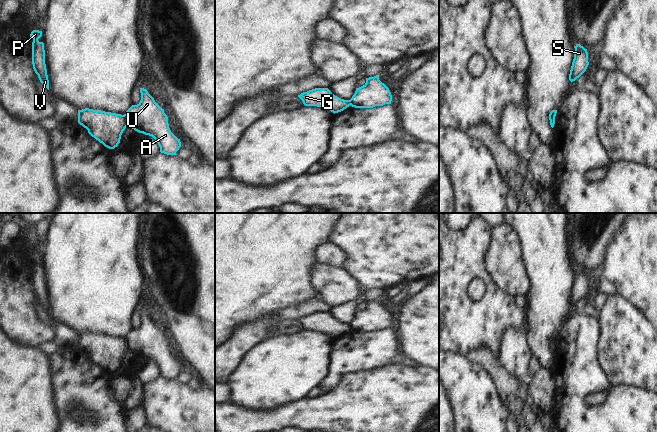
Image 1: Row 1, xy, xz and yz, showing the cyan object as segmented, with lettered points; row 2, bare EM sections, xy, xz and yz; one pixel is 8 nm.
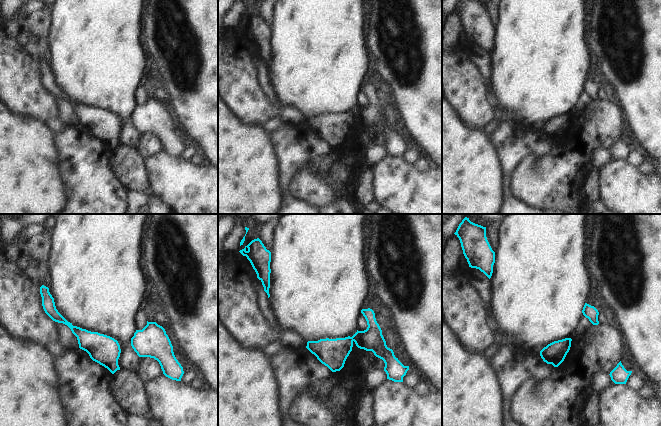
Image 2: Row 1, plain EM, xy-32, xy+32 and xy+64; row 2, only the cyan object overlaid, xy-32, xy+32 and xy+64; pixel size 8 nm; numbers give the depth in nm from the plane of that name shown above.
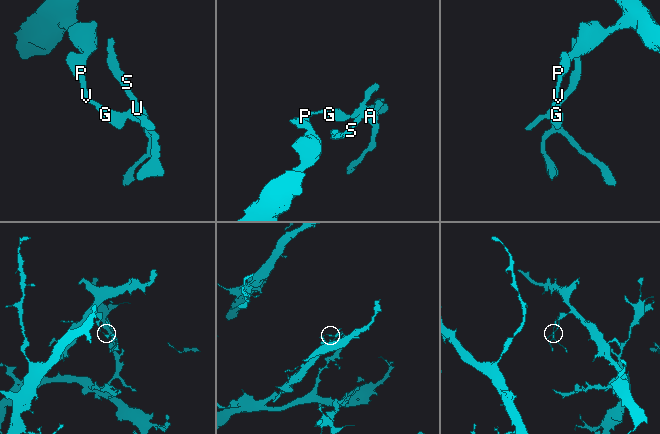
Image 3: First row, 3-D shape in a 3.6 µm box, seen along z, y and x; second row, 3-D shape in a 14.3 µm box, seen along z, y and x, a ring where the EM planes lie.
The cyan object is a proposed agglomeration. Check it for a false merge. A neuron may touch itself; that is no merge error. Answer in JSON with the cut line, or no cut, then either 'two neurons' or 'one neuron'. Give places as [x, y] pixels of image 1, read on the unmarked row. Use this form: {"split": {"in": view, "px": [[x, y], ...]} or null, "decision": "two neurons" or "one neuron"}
{"split": {"in": "xy", "px": [[124, 338], [128, 349]]}, "decision": "two neurons"}

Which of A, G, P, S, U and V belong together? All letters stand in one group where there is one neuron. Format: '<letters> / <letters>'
A S U / G P V

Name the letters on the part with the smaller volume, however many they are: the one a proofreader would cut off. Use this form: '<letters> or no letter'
A, S, U

